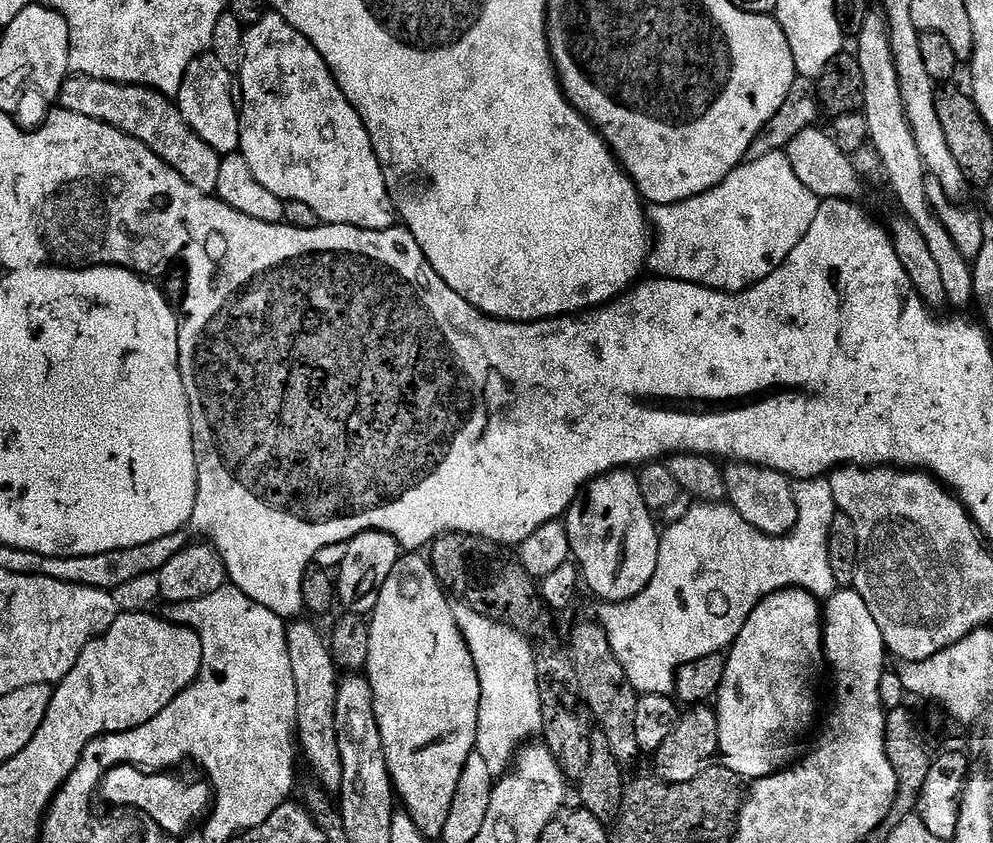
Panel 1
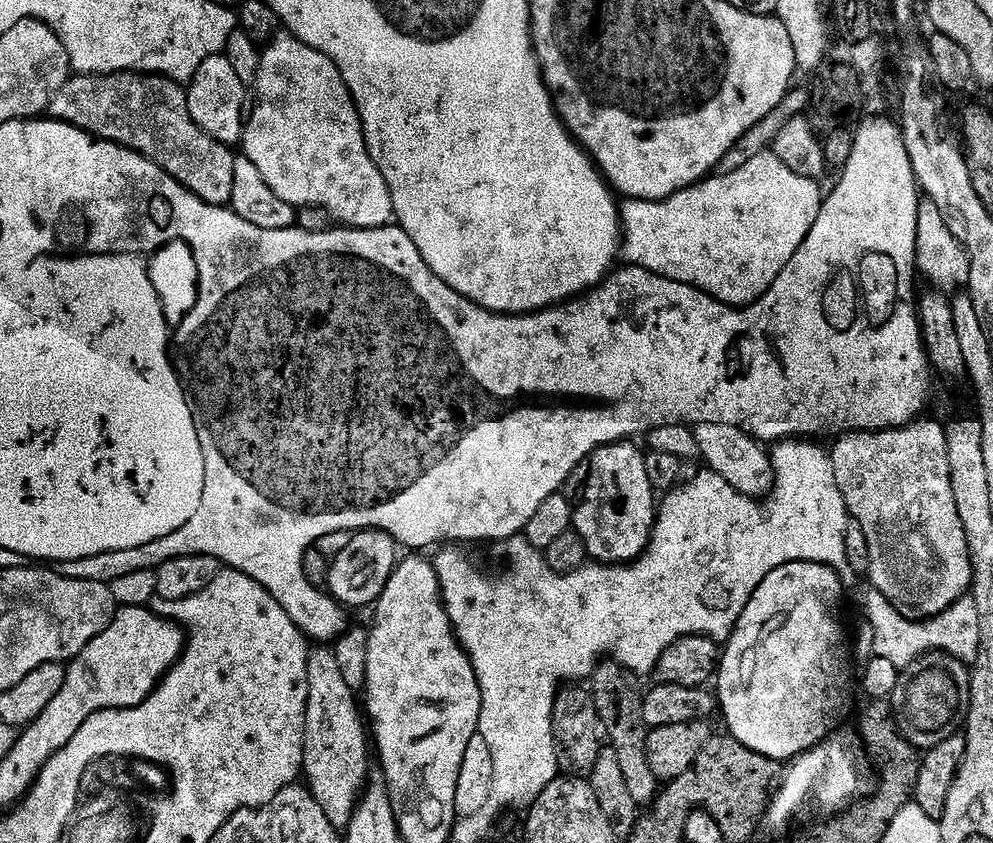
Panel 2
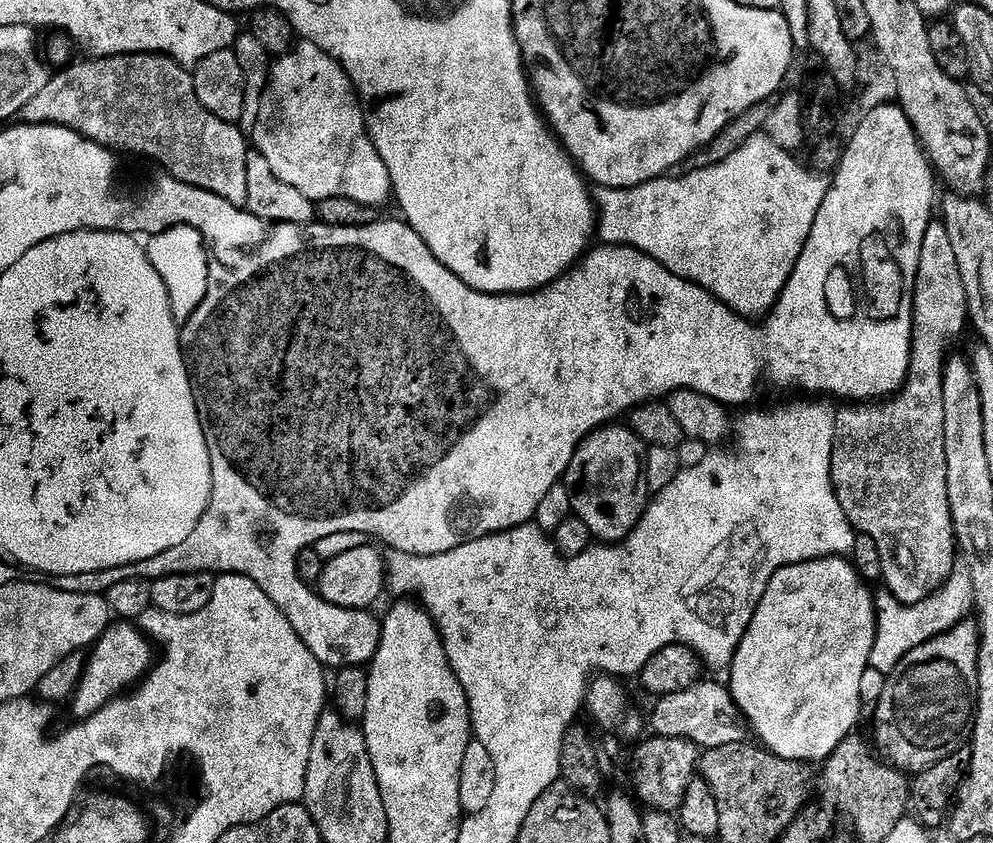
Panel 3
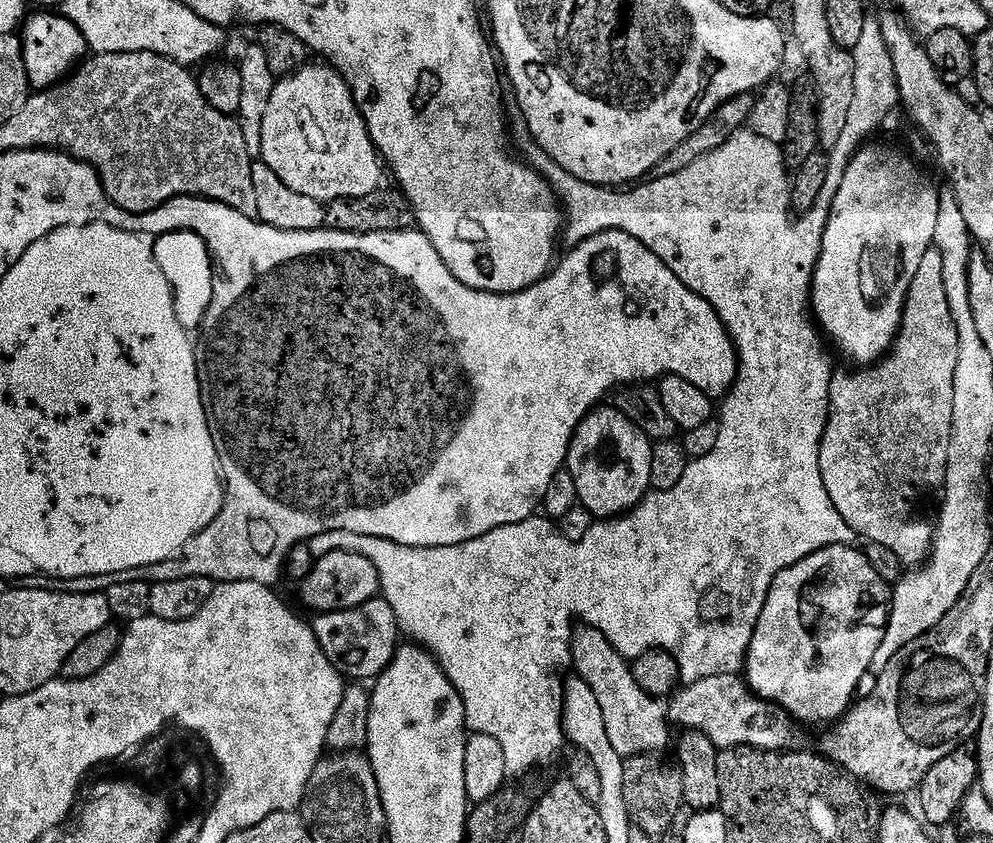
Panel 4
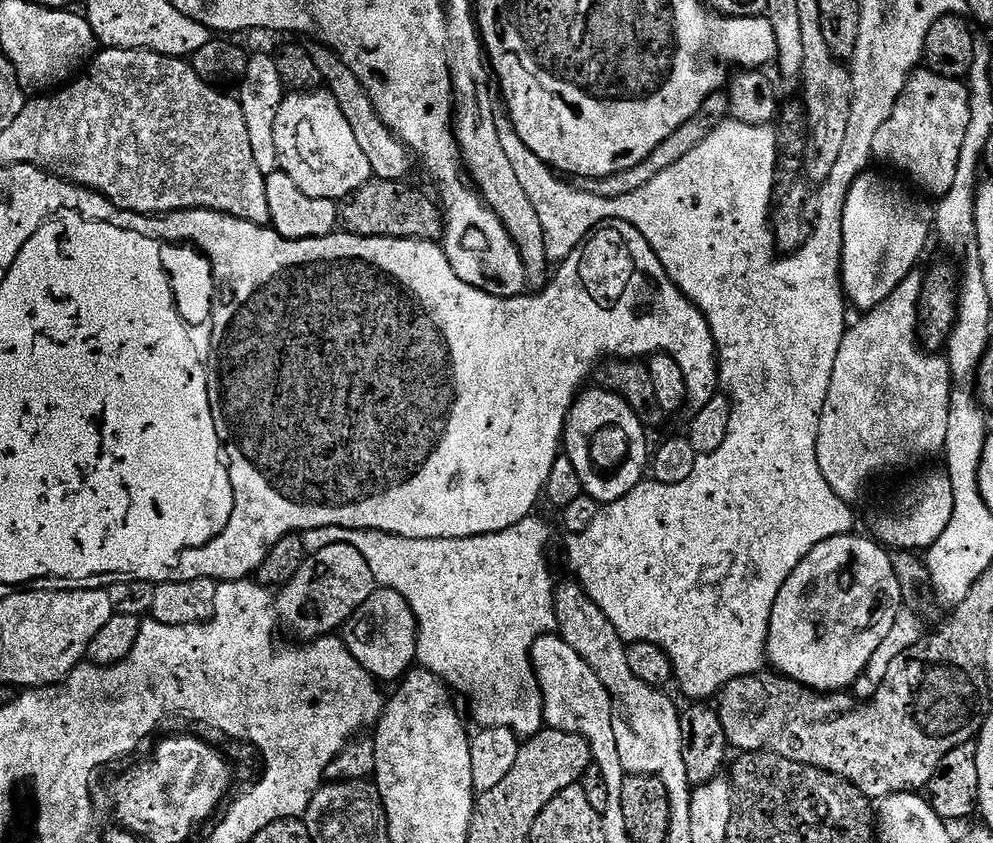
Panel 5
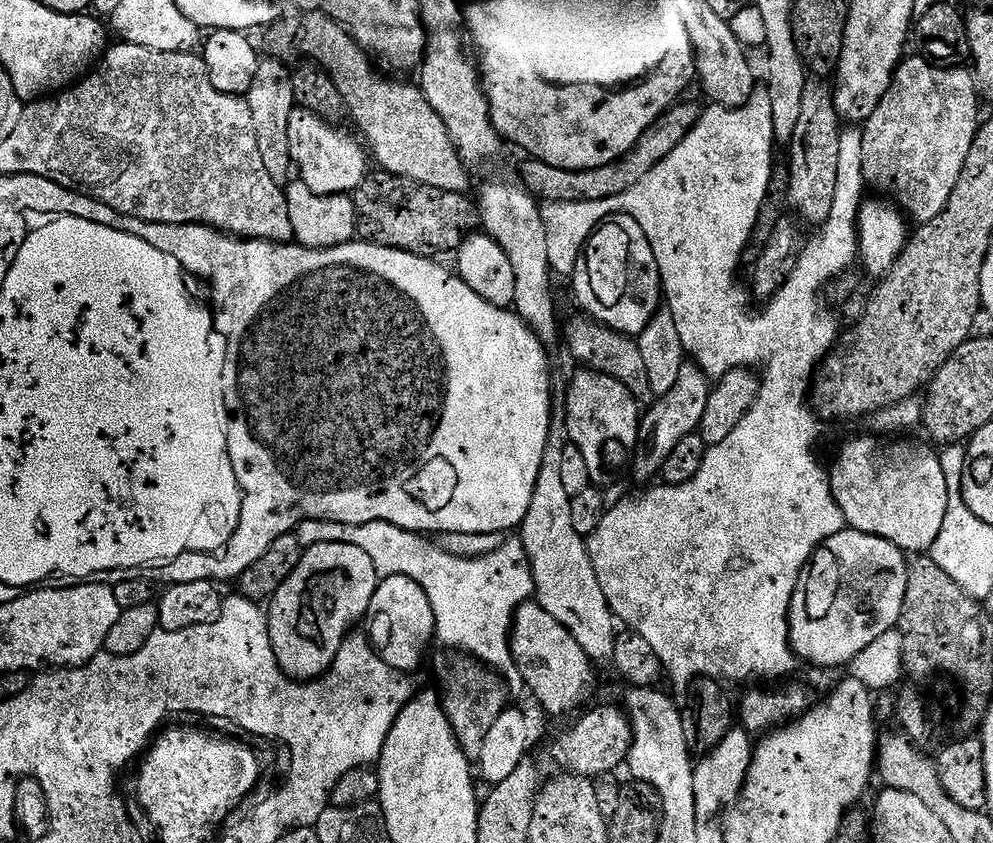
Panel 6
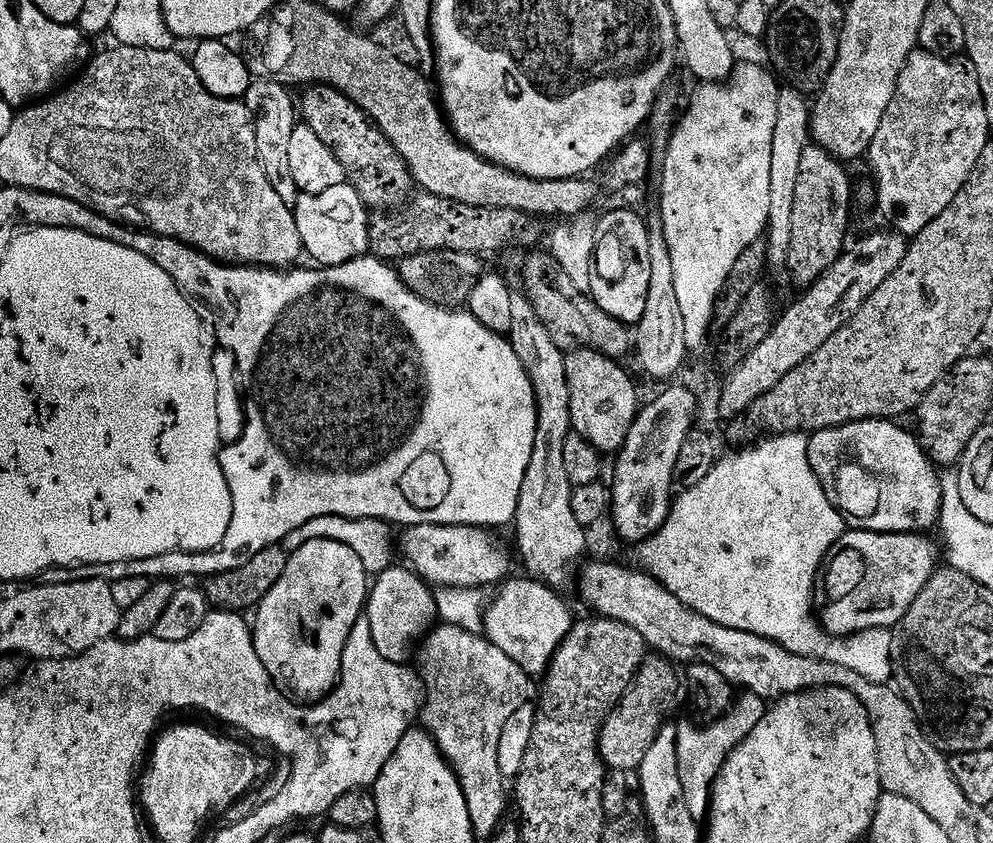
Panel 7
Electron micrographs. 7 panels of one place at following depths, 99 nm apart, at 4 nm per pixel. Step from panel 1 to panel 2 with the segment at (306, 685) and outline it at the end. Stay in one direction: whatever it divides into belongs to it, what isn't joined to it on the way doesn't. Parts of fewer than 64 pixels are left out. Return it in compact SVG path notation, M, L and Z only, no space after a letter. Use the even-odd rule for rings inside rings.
M320 648L308 657L309 698L305 712L305 748L304 766L302 769L306 787L312 797L319 802L326 815L333 818L350 818L356 812L361 795L370 783L368 776L368 752L370 756L370 738L366 733L366 722L362 717L362 708L356 705L357 693L346 686L342 670L338 670L335 651Z

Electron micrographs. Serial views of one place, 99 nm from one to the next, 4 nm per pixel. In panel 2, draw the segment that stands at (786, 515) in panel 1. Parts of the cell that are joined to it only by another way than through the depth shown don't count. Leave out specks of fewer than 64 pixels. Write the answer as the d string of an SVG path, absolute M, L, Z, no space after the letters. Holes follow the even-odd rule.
M697 424L694 428L700 456L705 460L707 471L718 474L738 494L749 498L771 497L776 486L771 455L763 443L757 442L747 432L725 424Z

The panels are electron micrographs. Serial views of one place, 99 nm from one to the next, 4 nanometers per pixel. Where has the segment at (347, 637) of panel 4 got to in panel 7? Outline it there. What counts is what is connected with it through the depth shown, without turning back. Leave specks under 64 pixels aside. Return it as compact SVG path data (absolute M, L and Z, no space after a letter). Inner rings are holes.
M398 568L395 569L396 580L380 578L371 585L366 618L370 622L370 634L374 634L374 646L378 646L378 652L390 662L408 664L433 627L438 613L433 589L428 589L423 578L415 576L410 569Z

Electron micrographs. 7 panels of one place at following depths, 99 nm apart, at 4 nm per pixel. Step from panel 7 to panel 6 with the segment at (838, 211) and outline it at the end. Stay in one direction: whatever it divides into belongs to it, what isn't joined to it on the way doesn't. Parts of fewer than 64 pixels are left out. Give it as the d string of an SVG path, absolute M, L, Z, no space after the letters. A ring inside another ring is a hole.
M809 78L806 82L806 94L802 100L802 119L798 121L798 130L790 145L792 161L786 164L788 169L787 203L797 212L805 225L828 223L831 207L834 206L835 187L838 184L838 150L842 135L842 117L836 109L836 93L833 85L824 78Z

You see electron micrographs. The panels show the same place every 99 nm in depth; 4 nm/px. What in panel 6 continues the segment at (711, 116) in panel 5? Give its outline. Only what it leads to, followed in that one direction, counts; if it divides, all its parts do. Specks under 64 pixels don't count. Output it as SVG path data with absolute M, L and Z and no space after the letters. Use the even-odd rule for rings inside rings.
M677 102L673 104L623 158L610 162L606 166L575 172L574 170L543 164L541 160L535 158L529 159L527 161L529 164L524 168L523 187L537 201L550 204L602 202L606 198L626 194L626 190L638 186L638 182L642 182L642 178L646 178L646 174L650 174L650 170L654 170L654 166L658 166L666 158L670 158L670 154L686 138L686 134L690 134L690 130L694 130L694 126L698 126L702 108L699 108L696 104L684 103Z

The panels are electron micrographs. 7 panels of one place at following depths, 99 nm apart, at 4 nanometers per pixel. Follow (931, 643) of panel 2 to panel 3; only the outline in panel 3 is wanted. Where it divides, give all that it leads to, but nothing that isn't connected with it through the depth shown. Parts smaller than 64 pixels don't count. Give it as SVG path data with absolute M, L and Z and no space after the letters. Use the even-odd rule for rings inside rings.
M958 566L953 569L953 572L948 577L946 583L934 593L926 597L922 602L913 605L902 604L894 598L892 592L888 589L879 589L879 593L874 596L874 610L877 614L877 628L873 637L871 650L871 658L869 667L872 667L884 675L891 675L893 669L900 664L902 658L910 650L916 649L920 645L924 645L926 641L932 640L936 636L940 636L944 632L948 632L956 624L965 619L974 608L973 602L973 582L970 579L970 574L967 567Z

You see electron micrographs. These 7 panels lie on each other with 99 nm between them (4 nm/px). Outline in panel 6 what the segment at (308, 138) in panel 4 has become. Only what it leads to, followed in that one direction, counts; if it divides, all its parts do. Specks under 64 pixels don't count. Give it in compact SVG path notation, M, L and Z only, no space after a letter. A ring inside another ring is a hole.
M307 110L293 111L288 126L288 159L300 171L299 183L316 196L342 196L356 191L366 178L365 151L344 136L339 136L323 119Z

